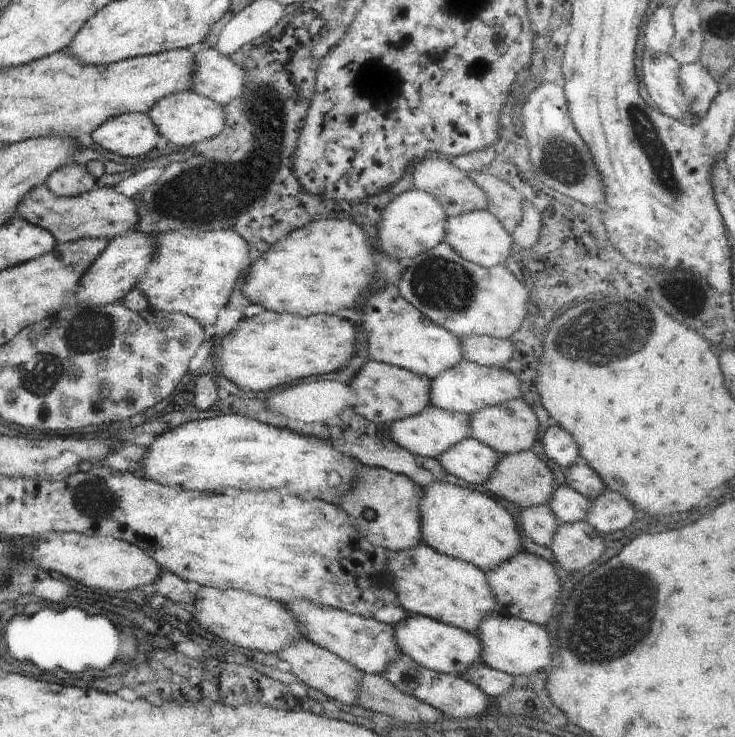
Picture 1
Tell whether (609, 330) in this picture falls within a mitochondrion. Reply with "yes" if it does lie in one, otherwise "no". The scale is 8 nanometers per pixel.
yes

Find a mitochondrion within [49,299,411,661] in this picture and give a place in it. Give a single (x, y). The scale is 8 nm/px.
(94, 499)

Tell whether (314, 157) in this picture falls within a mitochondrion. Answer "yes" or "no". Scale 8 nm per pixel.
no

